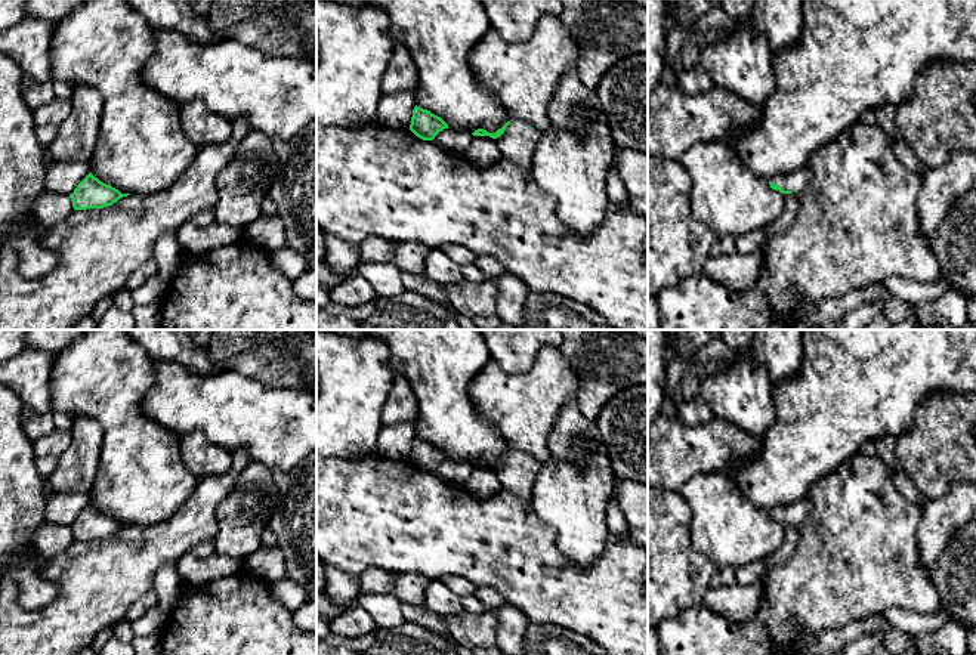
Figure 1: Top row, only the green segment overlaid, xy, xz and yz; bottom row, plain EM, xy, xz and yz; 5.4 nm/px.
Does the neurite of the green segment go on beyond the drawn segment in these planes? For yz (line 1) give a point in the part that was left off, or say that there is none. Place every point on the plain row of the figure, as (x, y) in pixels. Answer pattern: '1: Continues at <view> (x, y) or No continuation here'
1: Continues at yz (797, 512)

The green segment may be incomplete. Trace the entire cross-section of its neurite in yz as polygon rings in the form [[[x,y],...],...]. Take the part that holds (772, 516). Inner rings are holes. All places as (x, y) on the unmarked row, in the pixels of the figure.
[[[806,494],[790,506],[778,506],[770,509],[769,516],[775,522],[779,522],[782,525],[794,525],[796,528],[799,528],[810,515],[812,509],[813,503]]]

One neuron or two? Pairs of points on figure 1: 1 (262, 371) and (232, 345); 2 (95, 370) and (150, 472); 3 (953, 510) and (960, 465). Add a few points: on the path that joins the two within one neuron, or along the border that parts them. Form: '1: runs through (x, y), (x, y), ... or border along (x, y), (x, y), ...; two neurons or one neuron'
1: runs through (255, 364), (240, 349); one neuron
2: runs through (111, 395), (135, 447); one neuron
3: border along (960, 481), (941, 497), (926, 500); two neurons

